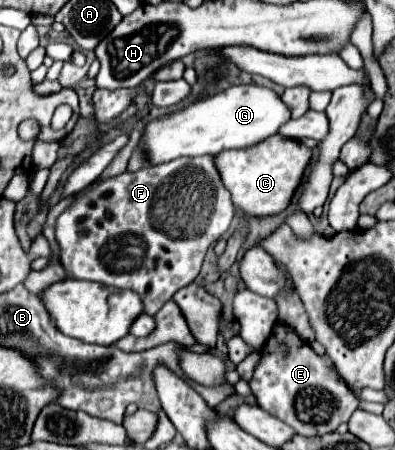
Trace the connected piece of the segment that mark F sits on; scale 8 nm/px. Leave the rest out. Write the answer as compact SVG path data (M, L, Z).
M180 157L166 165L154 165L92 183L88 191L58 217L56 239L60 245L60 261L74 279L136 291L144 301L144 313L154 315L178 289L198 277L206 249L228 231L234 213L234 203L218 177L214 157Z

